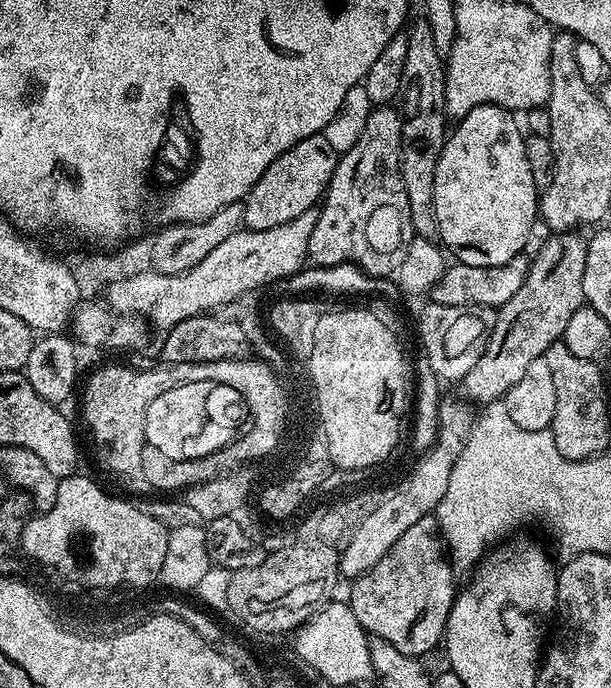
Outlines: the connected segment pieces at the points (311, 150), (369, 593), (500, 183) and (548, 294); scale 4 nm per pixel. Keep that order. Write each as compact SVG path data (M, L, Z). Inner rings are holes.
M327 135L311 136L298 142L286 154L282 154L258 178L255 186L248 191L242 203L244 206L243 227L250 232L270 230L274 226L282 226L298 214L316 208L328 191L328 183L336 169L338 152L332 149Z
M428 515L414 525L407 525L401 531L398 542L390 546L382 562L378 562L378 566L371 568L365 576L359 576L351 585L352 613L354 618L358 618L365 632L390 642L390 646L402 650L402 654L410 654L417 658L427 657L427 652L435 644L437 647L443 641L444 627L458 591L455 578L457 579L446 551L444 538L440 535L440 524L435 515Z
M483 104L470 114L459 117L455 121L454 127L447 133L447 140L444 143L444 149L441 157L438 158L438 166L434 175L434 215L437 218L439 230L439 243L443 245L449 253L456 255L455 259L466 266L502 266L510 262L515 256L521 255L525 251L524 247L528 244L528 239L532 236L532 227L538 224L538 193L534 186L534 174L530 174L530 162L526 162L526 146L524 145L526 136L516 125L517 117L506 108L500 108L496 104Z
M552 234L547 238L549 240L537 250L536 257L534 255L531 257L526 278L522 286L518 286L518 294L514 294L514 298L510 298L510 302L506 302L496 312L496 325L486 342L486 350L482 358L478 358L470 374L464 376L462 387L469 397L464 396L473 405L487 406L503 401L512 389L522 382L522 377L526 374L526 369L530 367L530 362L541 359L546 349L563 337L574 310L585 307L584 276L589 275L586 266L588 240L580 237L580 234Z

